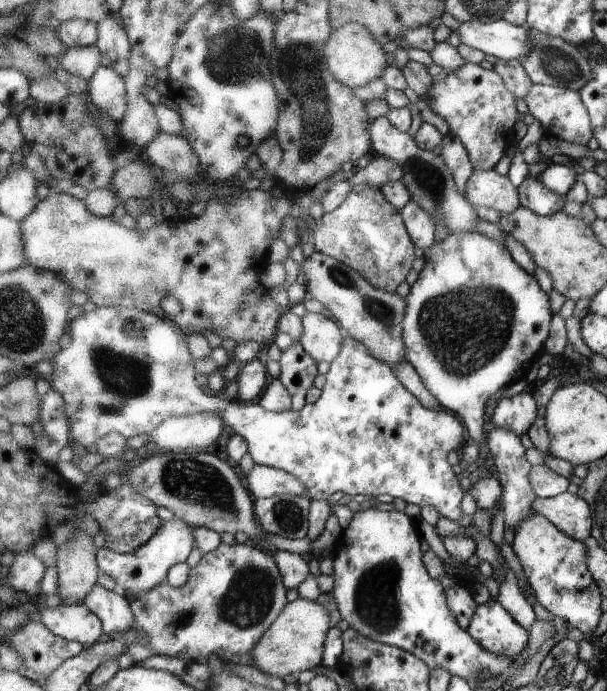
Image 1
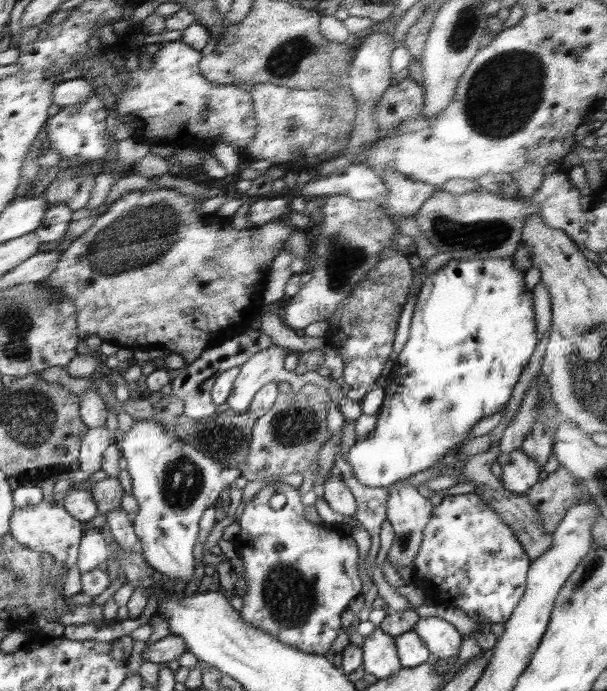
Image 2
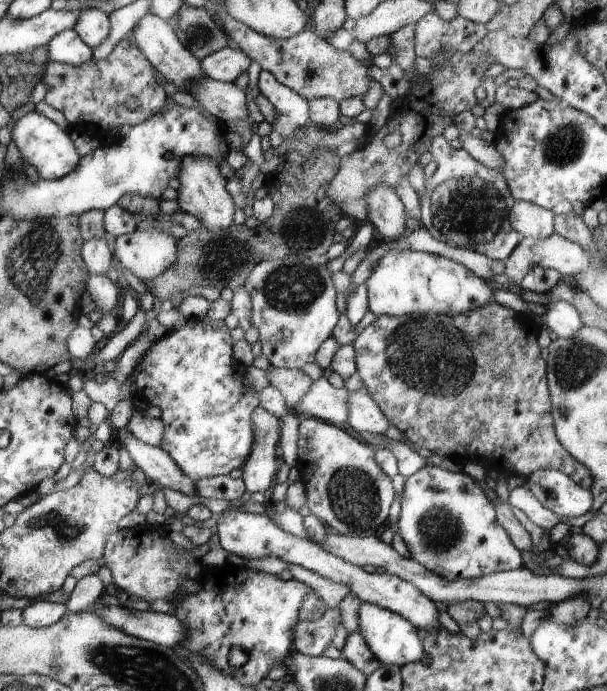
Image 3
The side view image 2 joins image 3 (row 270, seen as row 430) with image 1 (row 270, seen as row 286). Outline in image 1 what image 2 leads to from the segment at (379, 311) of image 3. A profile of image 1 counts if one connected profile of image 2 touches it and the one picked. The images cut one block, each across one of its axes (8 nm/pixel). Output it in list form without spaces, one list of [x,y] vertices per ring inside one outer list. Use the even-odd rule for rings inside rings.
[[[477,231],[460,232],[450,233],[425,251],[424,268],[405,300],[403,336],[407,362],[418,372],[442,409],[458,416],[470,437],[480,446],[486,441],[483,425],[487,403],[500,390],[512,385],[516,376],[524,376],[548,339],[552,310],[546,291],[532,274],[513,260],[503,244]]]

